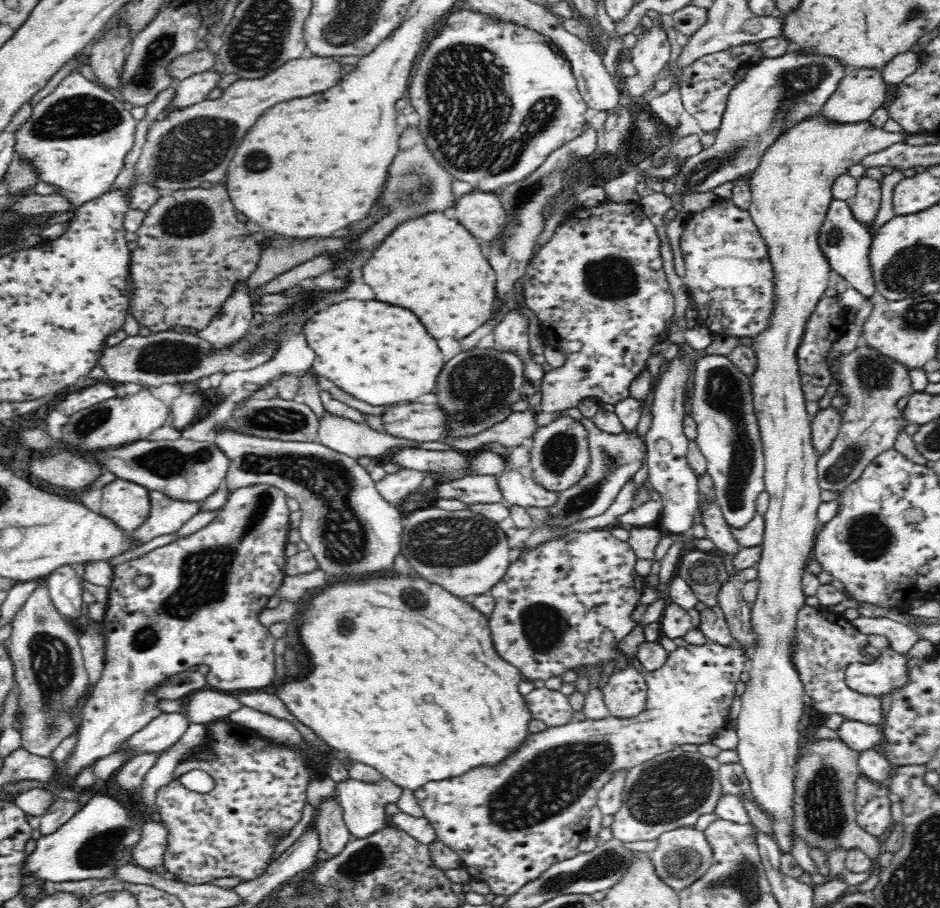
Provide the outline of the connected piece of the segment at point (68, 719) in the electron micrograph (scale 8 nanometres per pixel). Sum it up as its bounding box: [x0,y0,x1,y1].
[9,581,90,758]

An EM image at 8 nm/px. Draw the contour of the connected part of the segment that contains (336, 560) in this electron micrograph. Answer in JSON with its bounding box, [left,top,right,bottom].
[216,430,405,578]

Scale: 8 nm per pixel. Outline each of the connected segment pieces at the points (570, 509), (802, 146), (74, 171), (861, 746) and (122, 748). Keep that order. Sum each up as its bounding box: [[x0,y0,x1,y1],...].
[[533,420,647,529],[736,112,902,853],[14,70,136,211],[837,694,892,753],[114,712,189,761]]

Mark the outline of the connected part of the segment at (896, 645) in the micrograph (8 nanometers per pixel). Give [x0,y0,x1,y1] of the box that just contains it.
[851,616,918,654]

